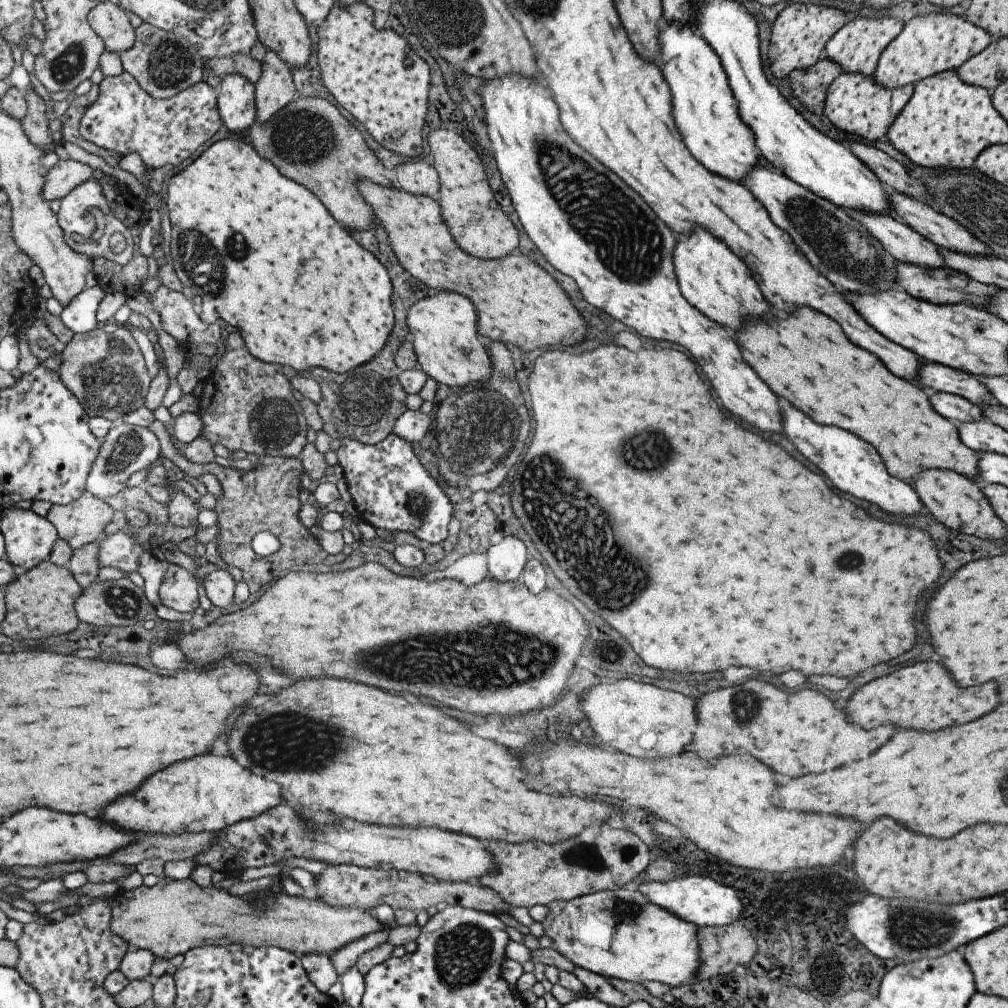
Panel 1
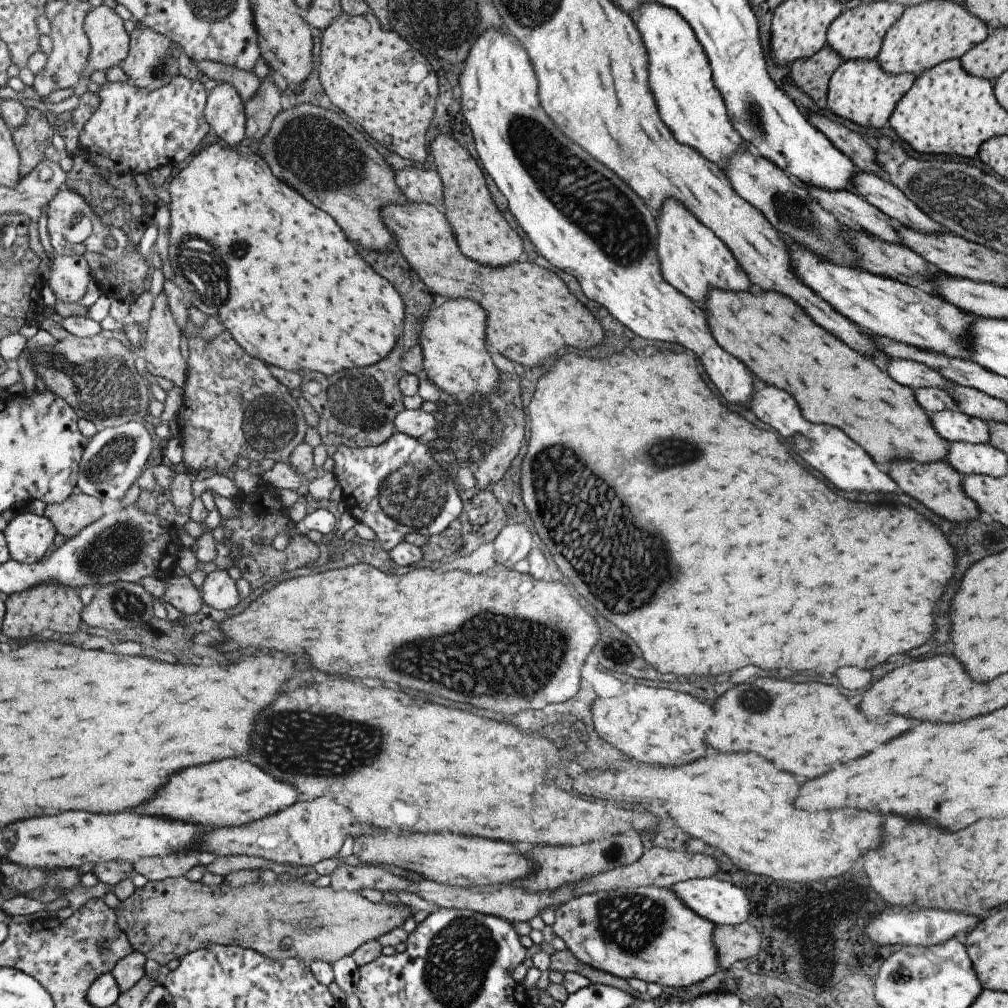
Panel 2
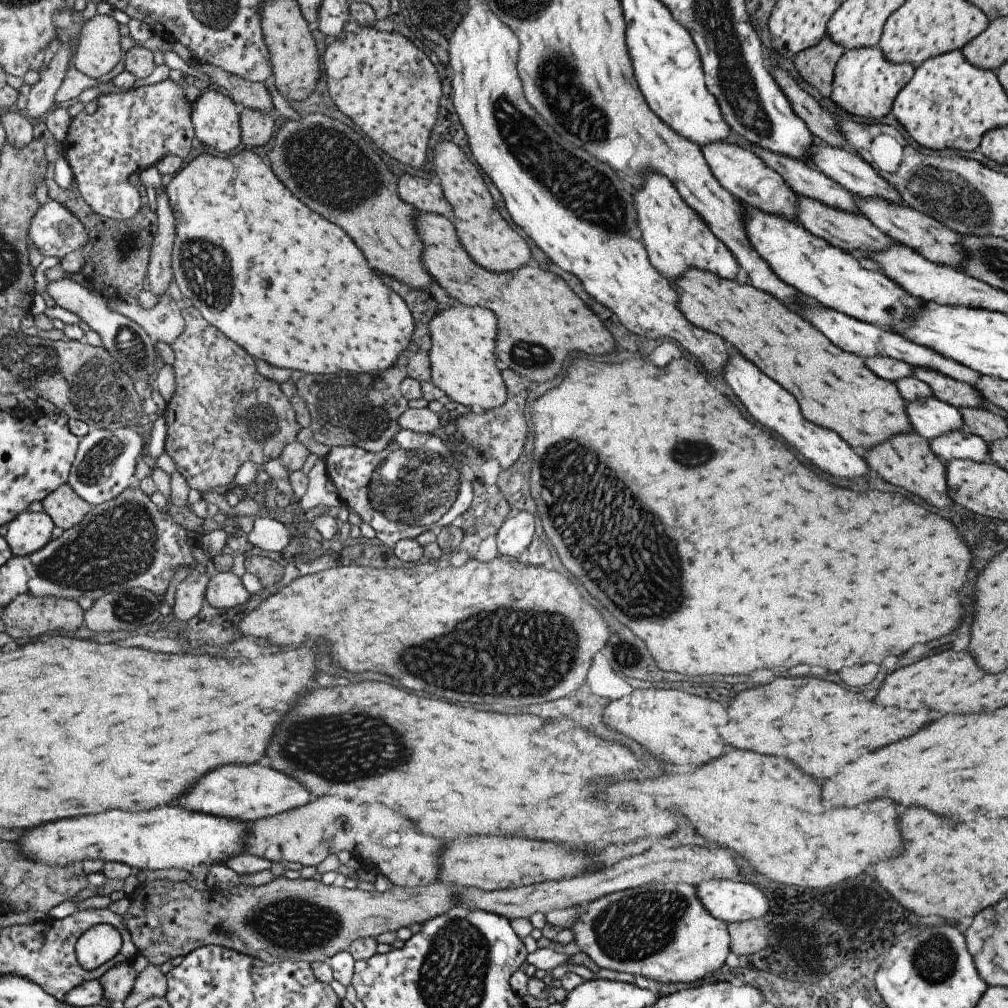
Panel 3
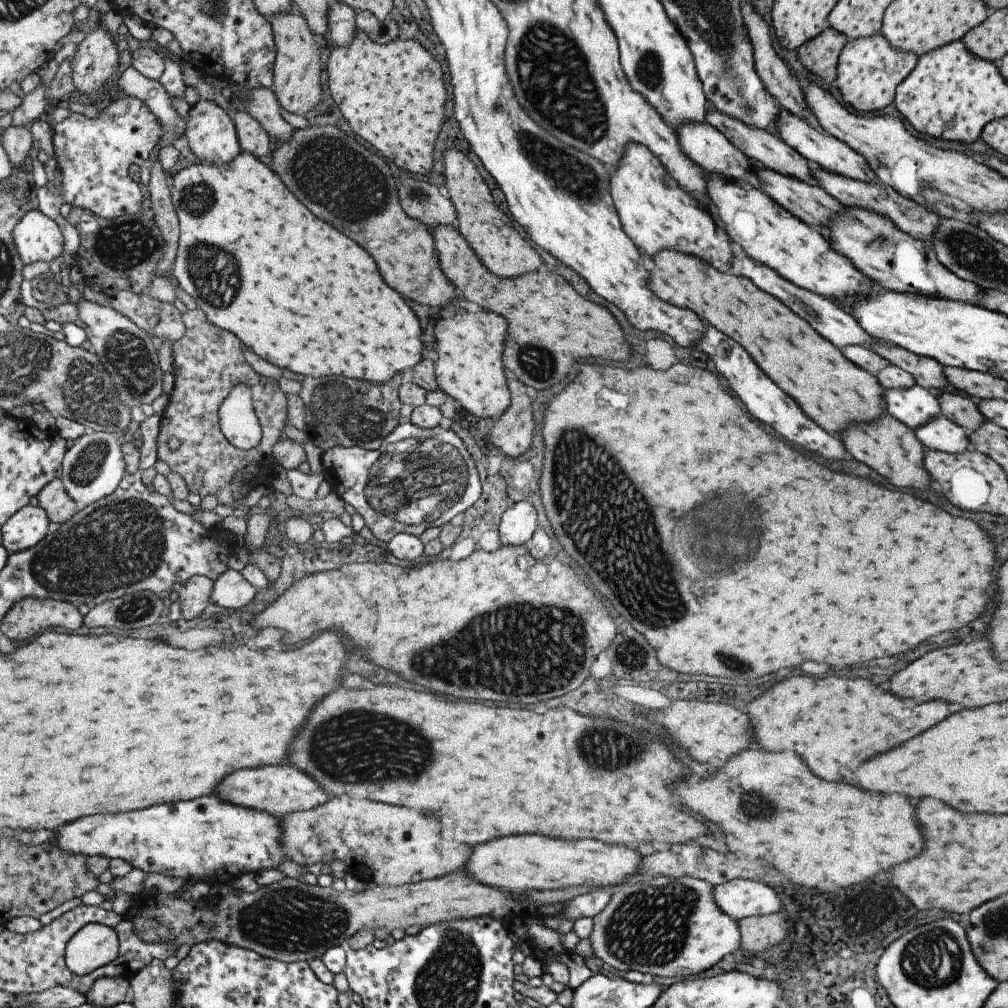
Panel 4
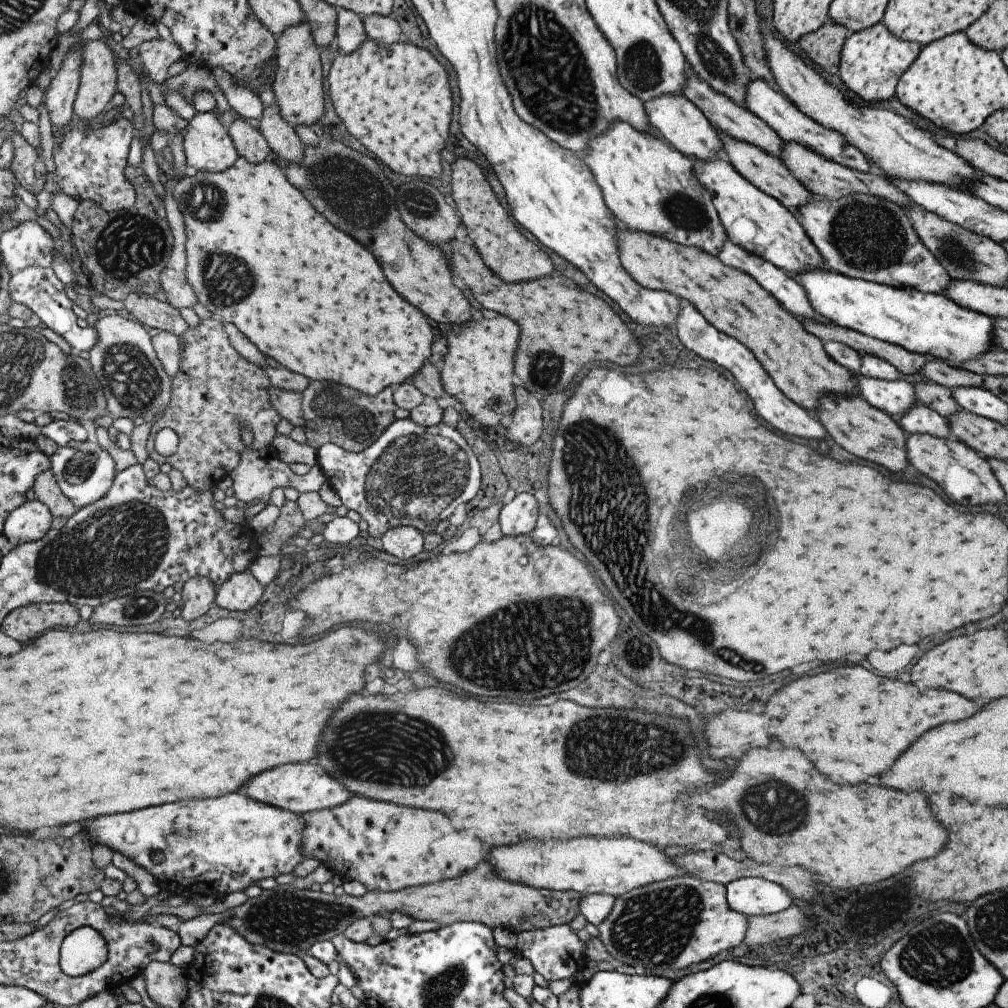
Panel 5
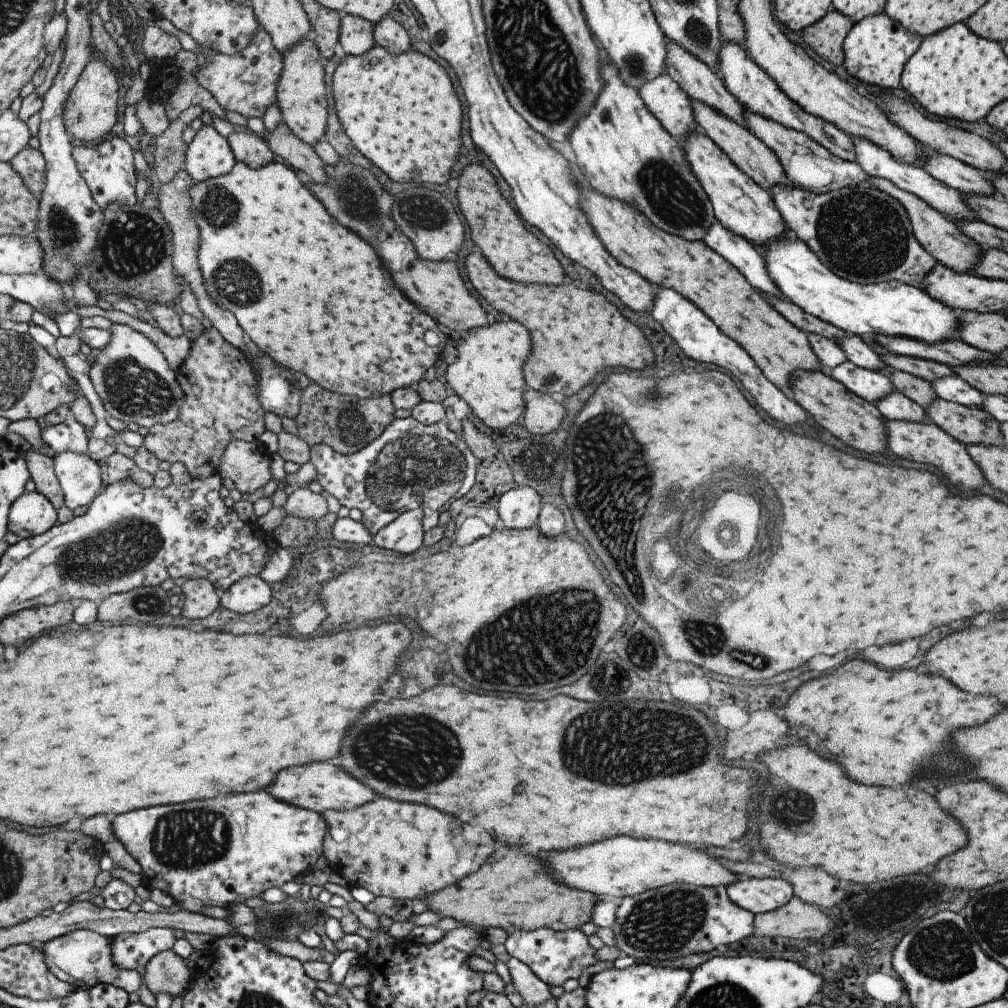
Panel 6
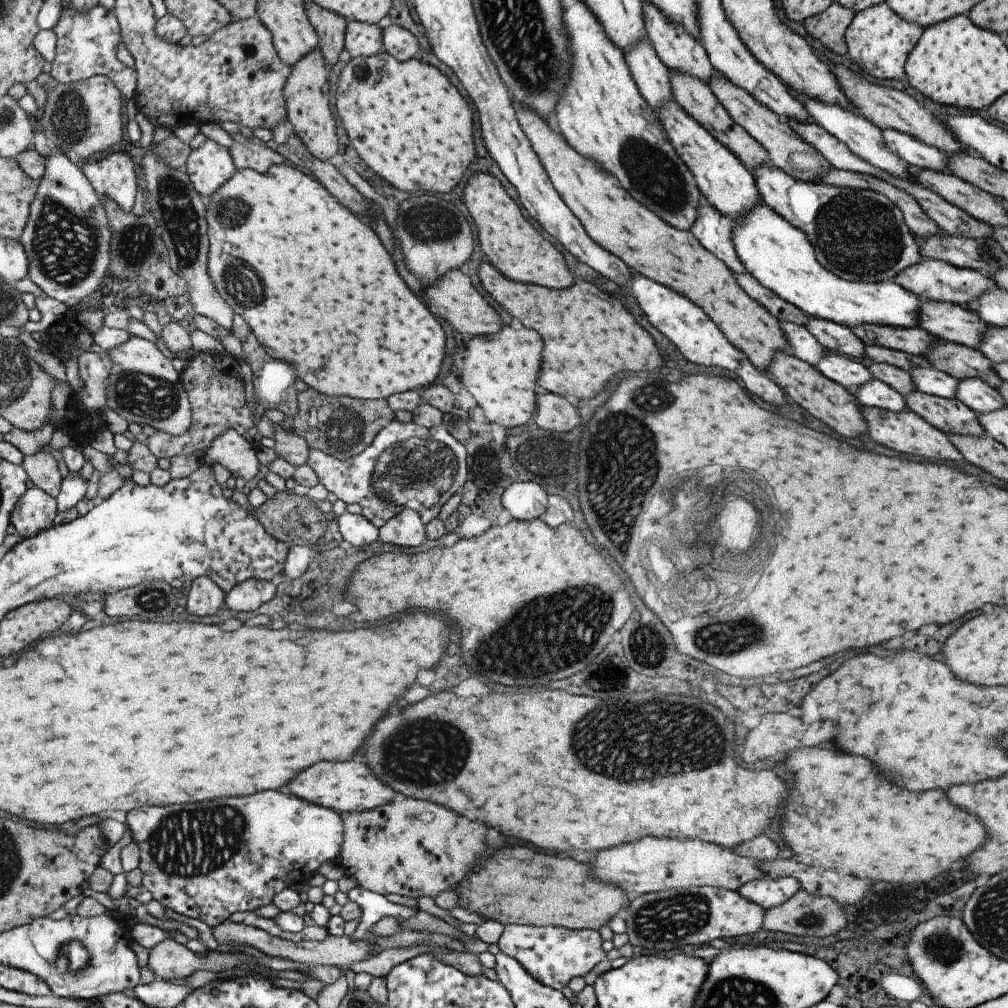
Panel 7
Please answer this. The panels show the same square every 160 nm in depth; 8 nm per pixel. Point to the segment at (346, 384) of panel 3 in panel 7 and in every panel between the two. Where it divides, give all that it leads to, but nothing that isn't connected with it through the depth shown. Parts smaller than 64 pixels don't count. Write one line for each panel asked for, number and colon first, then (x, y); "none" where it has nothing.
4: (339, 412)
5: (333, 414)
6: (346, 424)
7: (338, 426)

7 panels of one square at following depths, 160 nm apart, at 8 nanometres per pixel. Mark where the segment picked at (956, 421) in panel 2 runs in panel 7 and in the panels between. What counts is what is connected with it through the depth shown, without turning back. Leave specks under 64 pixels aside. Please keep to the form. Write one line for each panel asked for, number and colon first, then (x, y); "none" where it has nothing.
3: (928, 417)
4: (915, 406)
5: (896, 397)
6: (871, 386)
7: (836, 367)

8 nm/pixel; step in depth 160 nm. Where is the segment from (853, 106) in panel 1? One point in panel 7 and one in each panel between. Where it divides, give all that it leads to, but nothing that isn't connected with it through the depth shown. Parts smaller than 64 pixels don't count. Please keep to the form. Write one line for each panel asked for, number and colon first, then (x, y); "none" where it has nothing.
2: (859, 91)
3: (864, 83)
4: (868, 70)
5: (871, 61)
6: (876, 48)
7: (877, 40)

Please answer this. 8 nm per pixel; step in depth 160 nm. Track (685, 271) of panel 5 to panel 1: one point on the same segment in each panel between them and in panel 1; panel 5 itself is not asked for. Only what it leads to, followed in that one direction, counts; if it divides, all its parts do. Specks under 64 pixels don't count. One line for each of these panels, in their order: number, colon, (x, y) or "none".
1: (805, 359)
2: (768, 333)
3: (835, 390)
4: (831, 390)

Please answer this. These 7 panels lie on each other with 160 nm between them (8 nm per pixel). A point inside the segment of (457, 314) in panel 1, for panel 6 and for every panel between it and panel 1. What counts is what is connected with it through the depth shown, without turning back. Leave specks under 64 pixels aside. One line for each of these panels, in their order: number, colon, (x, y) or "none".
2: (454, 357)
3: (462, 338)
4: (469, 368)
5: (477, 370)
6: (487, 372)

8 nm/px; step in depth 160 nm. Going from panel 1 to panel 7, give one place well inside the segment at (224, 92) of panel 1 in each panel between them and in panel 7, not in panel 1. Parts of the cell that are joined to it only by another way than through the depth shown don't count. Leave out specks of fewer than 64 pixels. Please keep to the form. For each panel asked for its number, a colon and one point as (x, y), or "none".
2: (224, 110)
3: (214, 117)
4: (210, 134)
5: (207, 147)
6: (207, 155)
7: (208, 166)

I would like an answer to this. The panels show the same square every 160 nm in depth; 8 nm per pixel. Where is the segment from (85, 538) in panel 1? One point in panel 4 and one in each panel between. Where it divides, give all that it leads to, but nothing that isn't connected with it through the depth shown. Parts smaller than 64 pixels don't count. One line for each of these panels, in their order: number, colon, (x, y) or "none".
2: (78, 510)
3: (64, 508)
4: (59, 507)

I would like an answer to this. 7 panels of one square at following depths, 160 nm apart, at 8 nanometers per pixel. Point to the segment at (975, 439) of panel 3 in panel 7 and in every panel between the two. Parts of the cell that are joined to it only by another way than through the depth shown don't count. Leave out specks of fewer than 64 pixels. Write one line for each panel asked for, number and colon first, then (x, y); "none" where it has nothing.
4: (939, 434)
5: (919, 419)
6: (894, 407)
7: (874, 393)

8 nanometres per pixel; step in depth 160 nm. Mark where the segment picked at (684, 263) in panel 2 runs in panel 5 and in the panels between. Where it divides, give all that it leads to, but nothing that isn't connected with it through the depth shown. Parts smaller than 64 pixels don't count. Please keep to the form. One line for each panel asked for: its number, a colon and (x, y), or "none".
3: (675, 238)
4: (654, 211)
5: (648, 186)

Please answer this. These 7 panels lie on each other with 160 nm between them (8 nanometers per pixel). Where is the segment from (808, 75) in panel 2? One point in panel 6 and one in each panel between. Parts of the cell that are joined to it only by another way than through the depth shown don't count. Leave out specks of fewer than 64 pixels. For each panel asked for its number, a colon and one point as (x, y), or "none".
3: (815, 65)
4: (819, 55)
5: (823, 46)
6: (825, 37)

